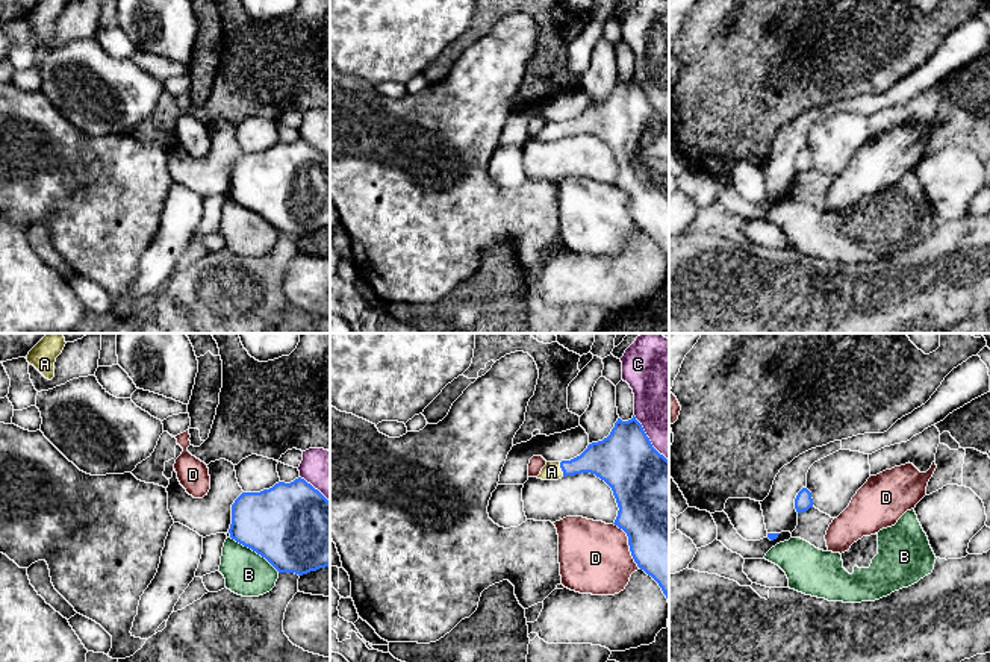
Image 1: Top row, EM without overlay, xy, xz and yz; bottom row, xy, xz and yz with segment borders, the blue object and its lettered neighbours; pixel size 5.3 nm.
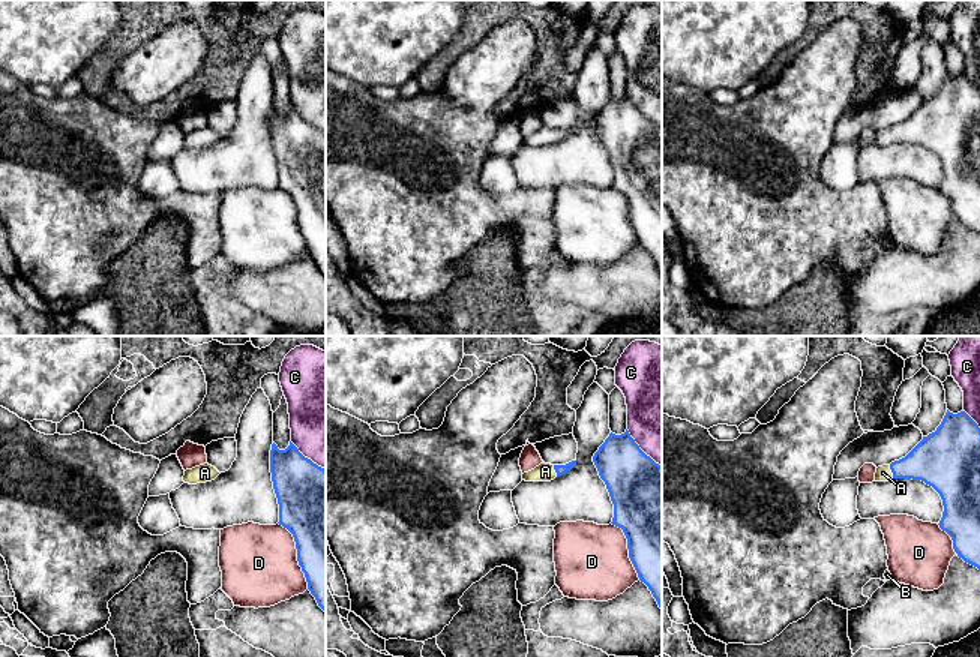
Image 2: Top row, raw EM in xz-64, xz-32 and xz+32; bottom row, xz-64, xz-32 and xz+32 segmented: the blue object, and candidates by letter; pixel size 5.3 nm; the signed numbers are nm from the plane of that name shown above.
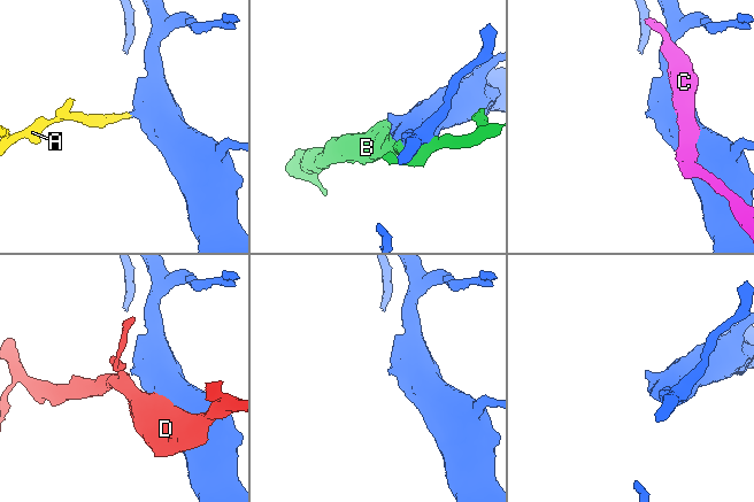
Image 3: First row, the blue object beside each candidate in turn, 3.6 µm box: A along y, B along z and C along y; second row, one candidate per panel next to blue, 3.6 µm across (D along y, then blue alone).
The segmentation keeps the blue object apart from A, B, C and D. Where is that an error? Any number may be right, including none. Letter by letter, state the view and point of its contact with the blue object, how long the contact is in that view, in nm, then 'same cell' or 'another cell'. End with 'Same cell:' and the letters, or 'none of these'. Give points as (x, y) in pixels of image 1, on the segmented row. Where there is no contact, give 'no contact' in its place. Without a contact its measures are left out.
A: contact xz (562, 470); length 80 nm; same cell
B: contact xy (255, 550); length 320 nm; another cell
C: contact xz (648, 438); length 320 nm; another cell
D: contact xz (628, 544); length 280 nm; another cell
Same cell: A

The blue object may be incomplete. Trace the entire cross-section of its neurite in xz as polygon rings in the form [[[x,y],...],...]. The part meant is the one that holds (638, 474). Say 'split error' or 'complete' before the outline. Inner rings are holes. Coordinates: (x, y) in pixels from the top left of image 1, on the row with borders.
split error | [[[633,415],[628,421],[618,418],[610,435],[589,444],[580,456],[546,462],[537,479],[559,480],[581,473],[595,474],[612,488],[619,507],[613,524],[627,533],[634,562],[658,583],[669,603],[669,461],[652,447]]]

